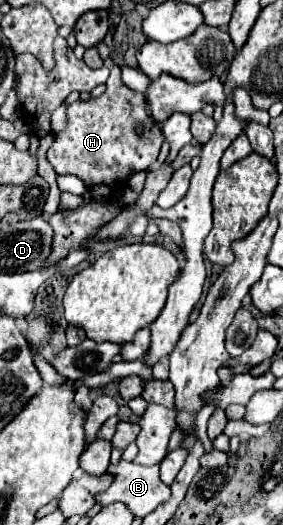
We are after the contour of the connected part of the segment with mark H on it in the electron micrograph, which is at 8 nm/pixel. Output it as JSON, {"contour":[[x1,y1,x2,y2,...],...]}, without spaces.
{"contour":[[118,65,110,69,106,91,100,97,70,103,66,107,66,117,68,123,64,131,56,133,54,143,46,151,46,159,56,175,76,175,88,189,104,183,112,191,118,191,132,173,148,171,158,159,164,141,162,131,146,115,144,97,122,83]]}

